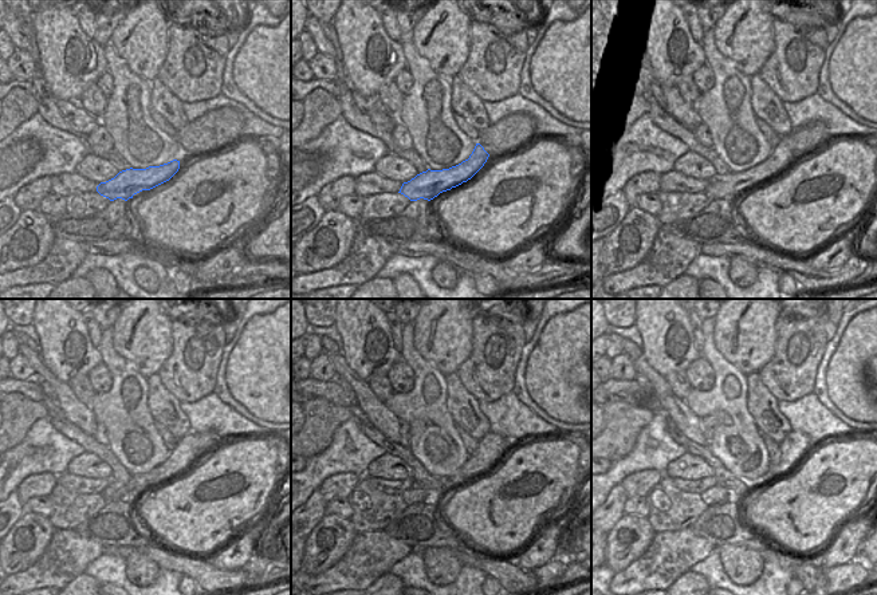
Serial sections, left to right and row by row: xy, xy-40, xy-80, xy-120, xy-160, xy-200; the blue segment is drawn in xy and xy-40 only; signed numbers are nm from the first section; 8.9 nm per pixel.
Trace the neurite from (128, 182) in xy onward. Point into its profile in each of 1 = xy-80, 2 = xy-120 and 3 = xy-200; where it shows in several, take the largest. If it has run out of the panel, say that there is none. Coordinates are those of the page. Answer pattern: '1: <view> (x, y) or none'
1: xy-80 (730, 185)
2: xy-120 (184, 453)
3: xy-200 (794, 446)

